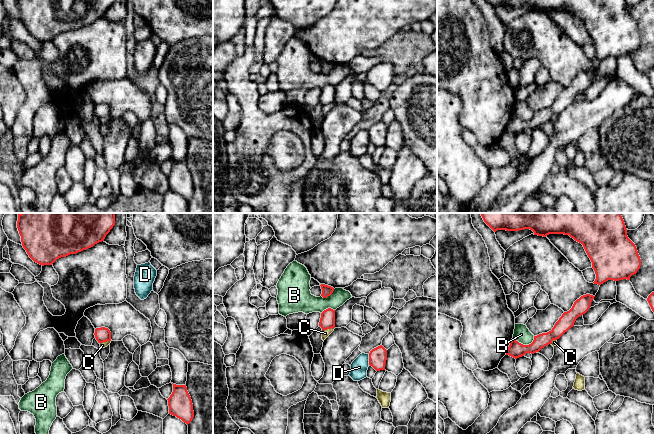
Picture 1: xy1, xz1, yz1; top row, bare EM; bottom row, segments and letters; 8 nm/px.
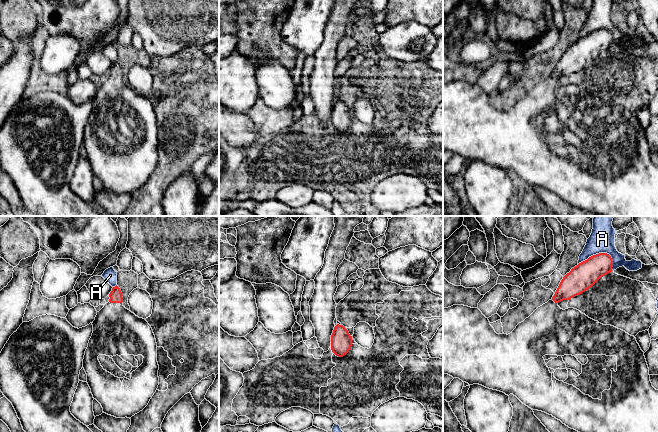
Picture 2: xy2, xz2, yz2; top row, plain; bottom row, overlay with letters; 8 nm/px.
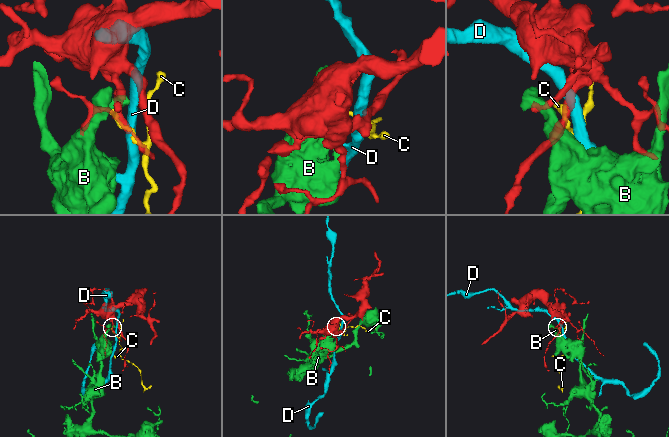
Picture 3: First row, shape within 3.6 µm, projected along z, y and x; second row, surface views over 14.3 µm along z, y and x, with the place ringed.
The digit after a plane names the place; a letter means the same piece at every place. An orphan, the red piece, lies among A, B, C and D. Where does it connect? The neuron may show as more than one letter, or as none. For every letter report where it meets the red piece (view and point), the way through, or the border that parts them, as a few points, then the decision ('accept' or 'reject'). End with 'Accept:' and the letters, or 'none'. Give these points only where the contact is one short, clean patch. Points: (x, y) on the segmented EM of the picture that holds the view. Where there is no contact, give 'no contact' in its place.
A: yz2 (601, 253) | reject
B: yz1 (524, 345) | along yz1 (513, 337), (523, 344), (529, 344), (534, 339) | reject
C: xz1 (328, 328) | along xz1 (334, 327), (322, 330) | reject
D: xz1 (369, 359) | along xz1 (368, 354), (369, 364) | reject
Accept: none

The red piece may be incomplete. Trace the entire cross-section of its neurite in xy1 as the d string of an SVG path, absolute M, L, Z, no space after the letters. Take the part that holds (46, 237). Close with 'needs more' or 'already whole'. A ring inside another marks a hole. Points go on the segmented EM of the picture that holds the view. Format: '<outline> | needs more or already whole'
M20 213L17 221L23 248L42 266L104 241L114 225L115 213Z | already whole

